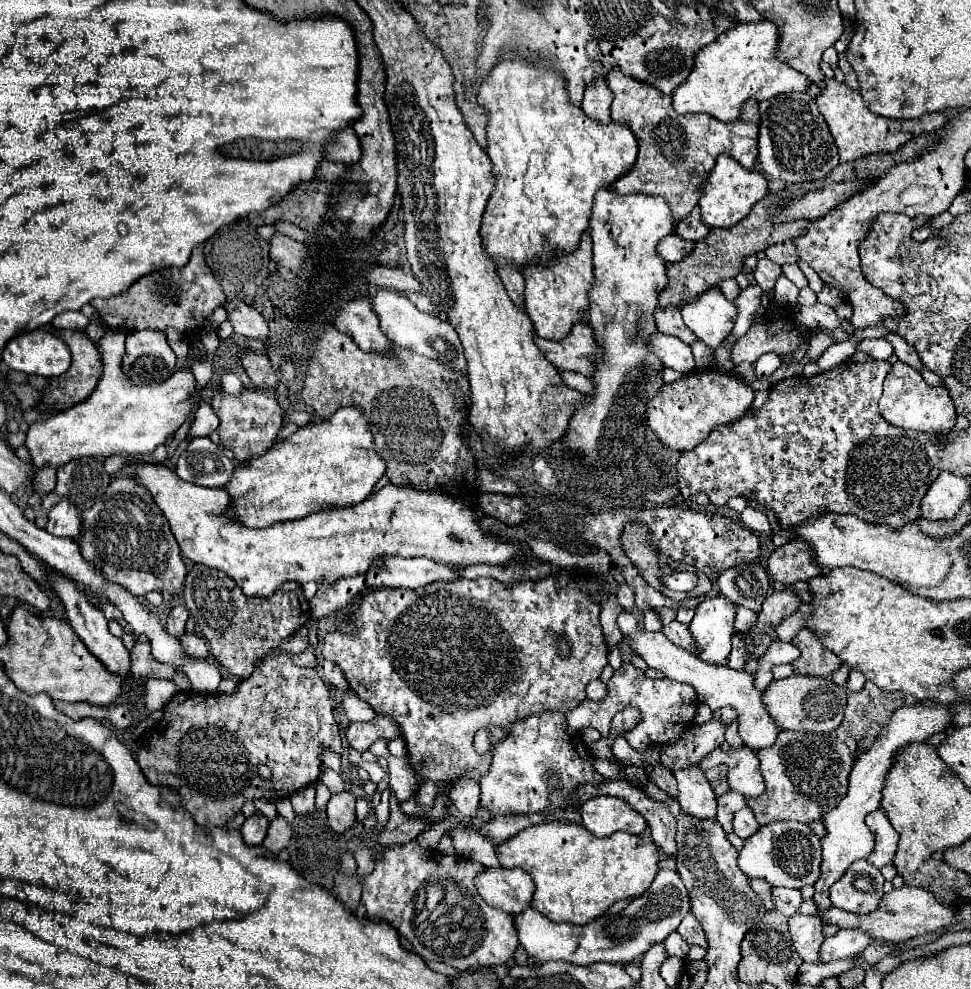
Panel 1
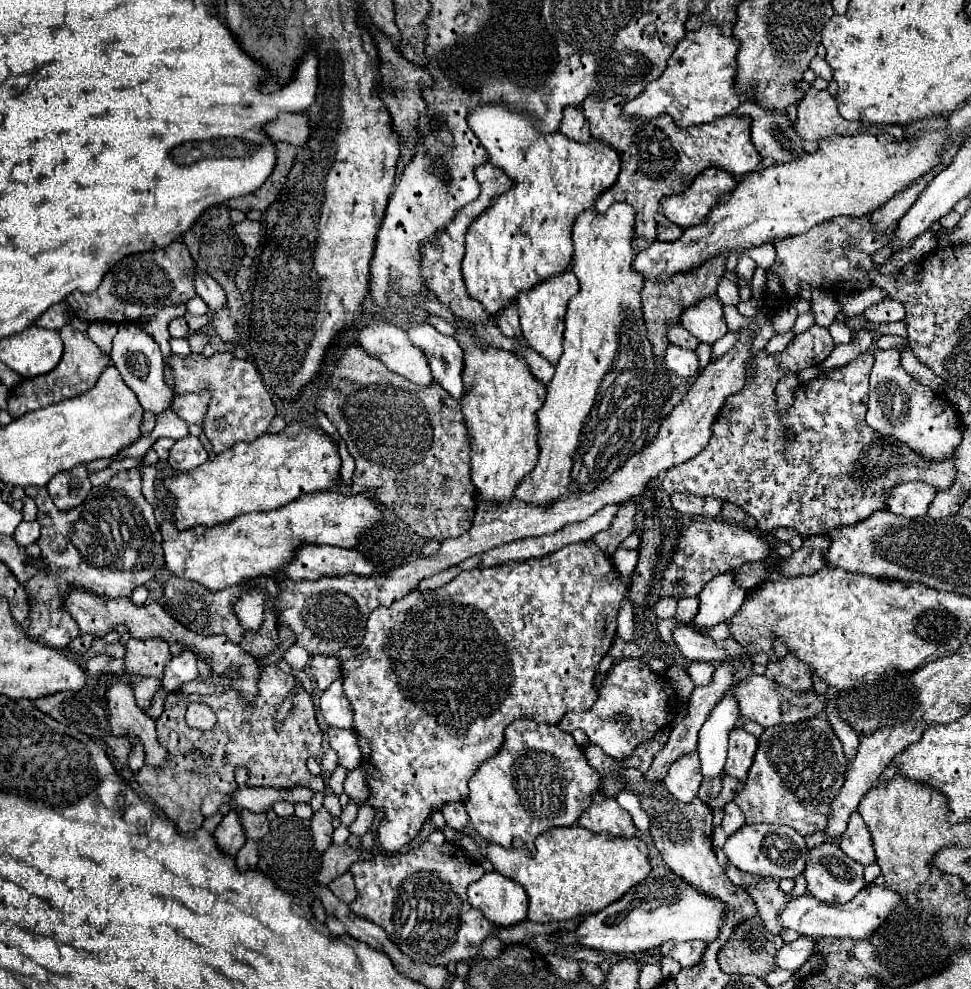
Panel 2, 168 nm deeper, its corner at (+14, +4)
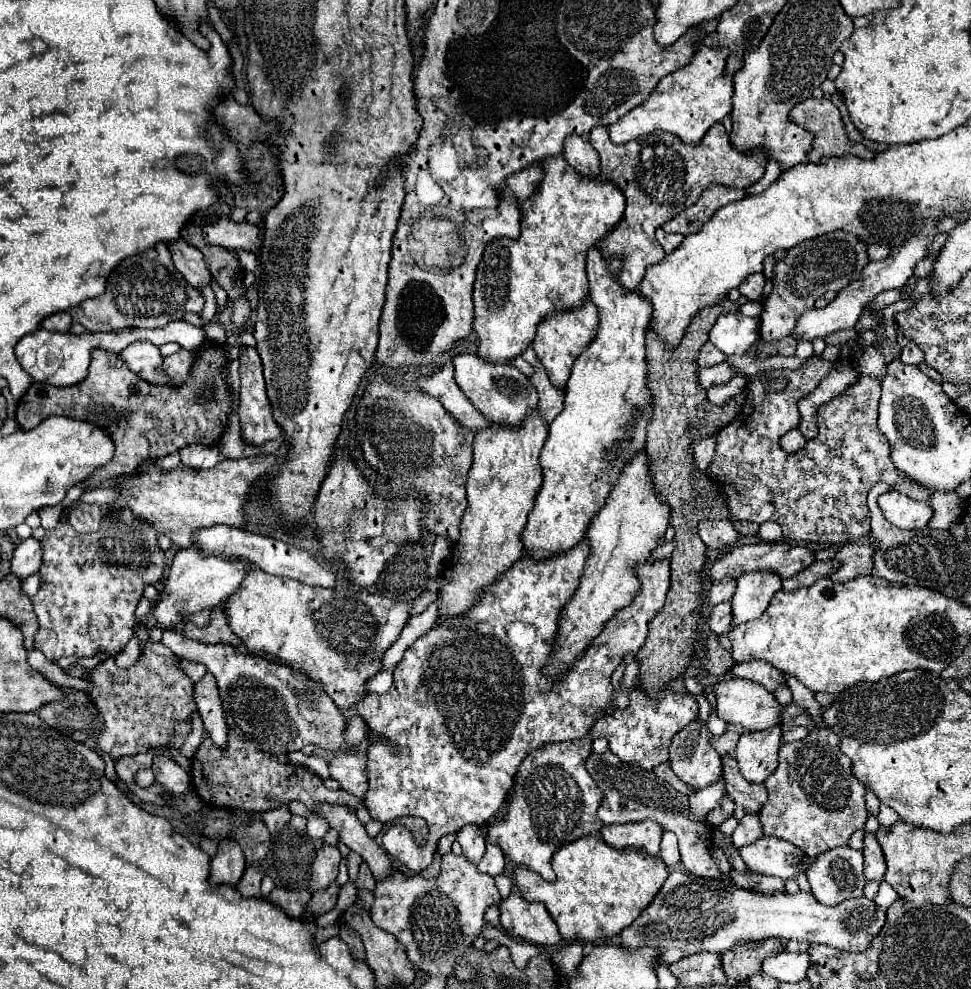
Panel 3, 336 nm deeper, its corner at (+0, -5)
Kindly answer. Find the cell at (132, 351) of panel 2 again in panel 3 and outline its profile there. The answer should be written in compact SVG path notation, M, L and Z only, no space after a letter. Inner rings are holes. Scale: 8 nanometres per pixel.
M135 341L121 351L127 367L151 385L173 385L167 375L163 375L163 357L159 349L149 341Z

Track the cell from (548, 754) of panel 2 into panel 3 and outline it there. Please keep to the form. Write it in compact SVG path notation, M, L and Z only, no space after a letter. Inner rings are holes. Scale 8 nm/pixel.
M585 735L581 741L543 745L519 765L513 795L505 801L505 819L487 827L487 839L499 845L513 865L523 865L539 873L545 881L555 881L551 869L553 853L579 837L599 833L599 827L603 827L603 823L597 821L601 793L585 769L589 753L591 739Z

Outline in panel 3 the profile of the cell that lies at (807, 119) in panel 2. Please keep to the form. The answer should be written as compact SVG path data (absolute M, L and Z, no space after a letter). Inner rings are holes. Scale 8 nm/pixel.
M811 97L797 103L789 119L799 127L813 133L813 149L809 151L811 163L821 163L823 157L845 157L851 149L839 109L829 99Z

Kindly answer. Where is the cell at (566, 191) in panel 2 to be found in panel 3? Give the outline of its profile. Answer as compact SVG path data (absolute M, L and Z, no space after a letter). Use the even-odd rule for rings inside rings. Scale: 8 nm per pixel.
M563 155L545 159L541 165L545 173L537 187L537 195L521 205L523 235L519 235L517 241L497 239L495 243L489 243L477 269L473 289L473 331L477 335L477 357L495 365L507 365L511 359L519 357L533 343L537 325L551 313L581 307L589 299L585 277L587 251L595 247L607 235L607 231L611 231L623 219L625 211L623 193L613 183L601 179L579 179L579 175L575 177L575 171L567 167Z

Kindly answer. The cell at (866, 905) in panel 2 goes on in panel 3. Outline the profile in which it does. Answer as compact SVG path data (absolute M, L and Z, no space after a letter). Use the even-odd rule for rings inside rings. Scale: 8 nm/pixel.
M673 871L669 873L667 881L663 883L659 895L651 901L651 905L627 927L621 931L621 943L625 947L639 947L639 945L653 945L661 947L661 963L673 965L683 957L709 951L709 953L723 953L731 949L737 941L763 941L769 937L777 939L805 939L809 943L823 943L847 953L861 953L869 947L871 939L881 931L885 923L885 909L877 907L871 899L847 899L839 905L827 907L821 905L811 893L755 893L749 889L735 887L731 881L723 879L703 879L697 875Z

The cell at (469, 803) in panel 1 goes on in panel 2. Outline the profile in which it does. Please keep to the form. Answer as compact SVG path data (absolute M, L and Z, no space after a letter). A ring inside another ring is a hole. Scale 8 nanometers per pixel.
M447 802L447 804L441 808L441 812L443 812L447 824L449 824L453 830L457 830L457 832L461 832L461 830L469 824L469 816L467 816L467 812L465 812L465 806L459 804L459 802Z

